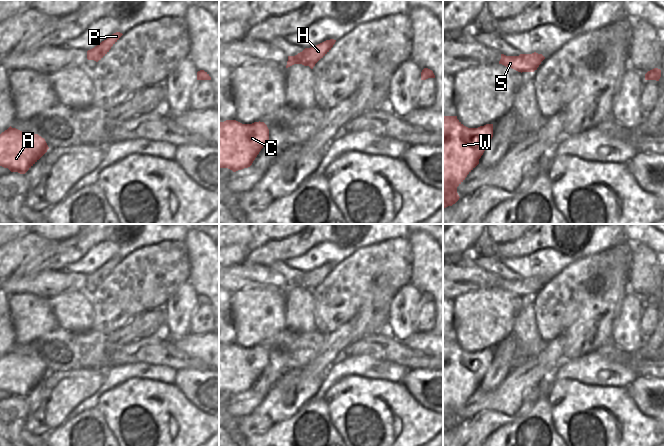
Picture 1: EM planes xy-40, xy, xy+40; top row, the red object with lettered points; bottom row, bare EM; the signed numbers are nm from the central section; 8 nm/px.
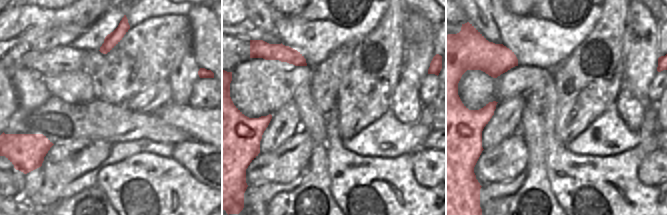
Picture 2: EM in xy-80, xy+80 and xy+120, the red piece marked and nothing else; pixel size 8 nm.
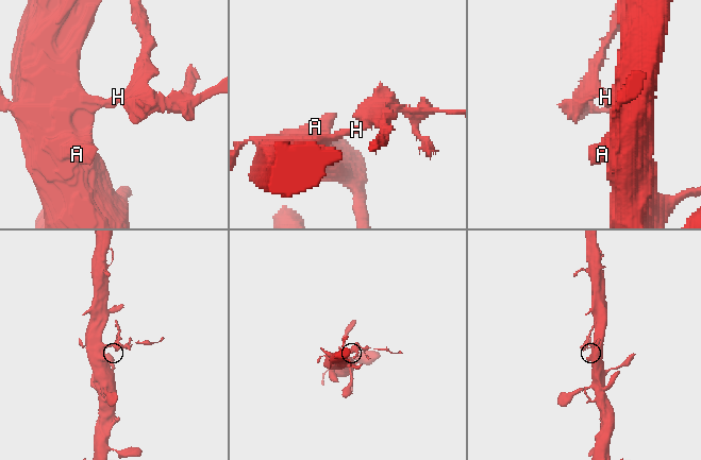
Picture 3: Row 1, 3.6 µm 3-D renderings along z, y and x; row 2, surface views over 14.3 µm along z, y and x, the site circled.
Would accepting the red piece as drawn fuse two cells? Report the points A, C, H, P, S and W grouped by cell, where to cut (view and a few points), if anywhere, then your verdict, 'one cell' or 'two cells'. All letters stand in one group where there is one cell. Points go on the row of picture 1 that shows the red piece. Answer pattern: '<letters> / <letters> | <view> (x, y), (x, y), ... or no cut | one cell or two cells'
A C S W / H P | xy (295, 55), (304, 55), (308, 59), (318, 60) | two cells

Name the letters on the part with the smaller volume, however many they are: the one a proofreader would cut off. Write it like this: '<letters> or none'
H, P

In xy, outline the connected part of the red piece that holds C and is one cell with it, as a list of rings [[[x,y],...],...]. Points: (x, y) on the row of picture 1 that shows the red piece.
[[[220,122],[219,169],[228,168],[236,172],[250,167],[268,140],[269,129],[264,122]]]

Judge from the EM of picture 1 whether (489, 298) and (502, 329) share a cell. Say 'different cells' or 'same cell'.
same cell

